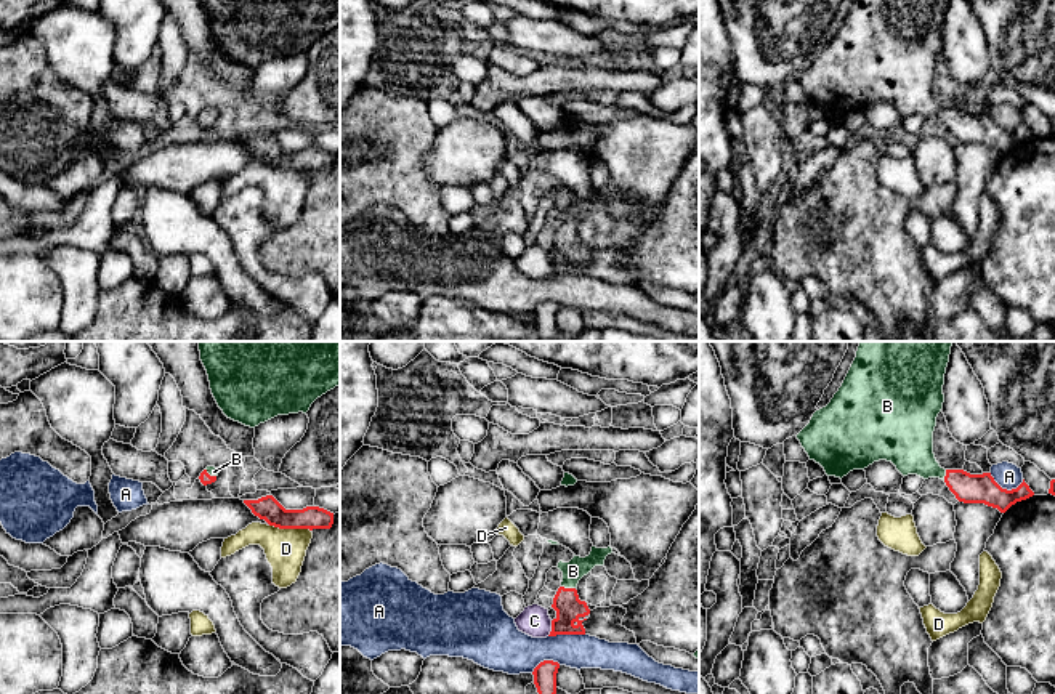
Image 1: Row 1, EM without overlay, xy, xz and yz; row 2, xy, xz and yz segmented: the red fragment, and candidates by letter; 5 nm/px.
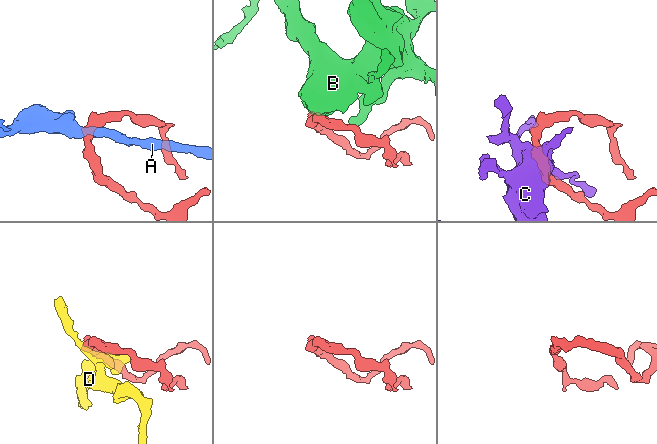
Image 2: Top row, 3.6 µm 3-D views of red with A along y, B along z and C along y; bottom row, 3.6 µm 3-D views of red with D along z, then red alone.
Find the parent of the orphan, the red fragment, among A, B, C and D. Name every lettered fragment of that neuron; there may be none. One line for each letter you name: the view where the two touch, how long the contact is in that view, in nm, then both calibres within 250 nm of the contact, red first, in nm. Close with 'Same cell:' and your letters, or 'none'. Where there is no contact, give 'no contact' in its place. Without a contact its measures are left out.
B: xz | 70 nm | 140/110 nm
Same cell: B

